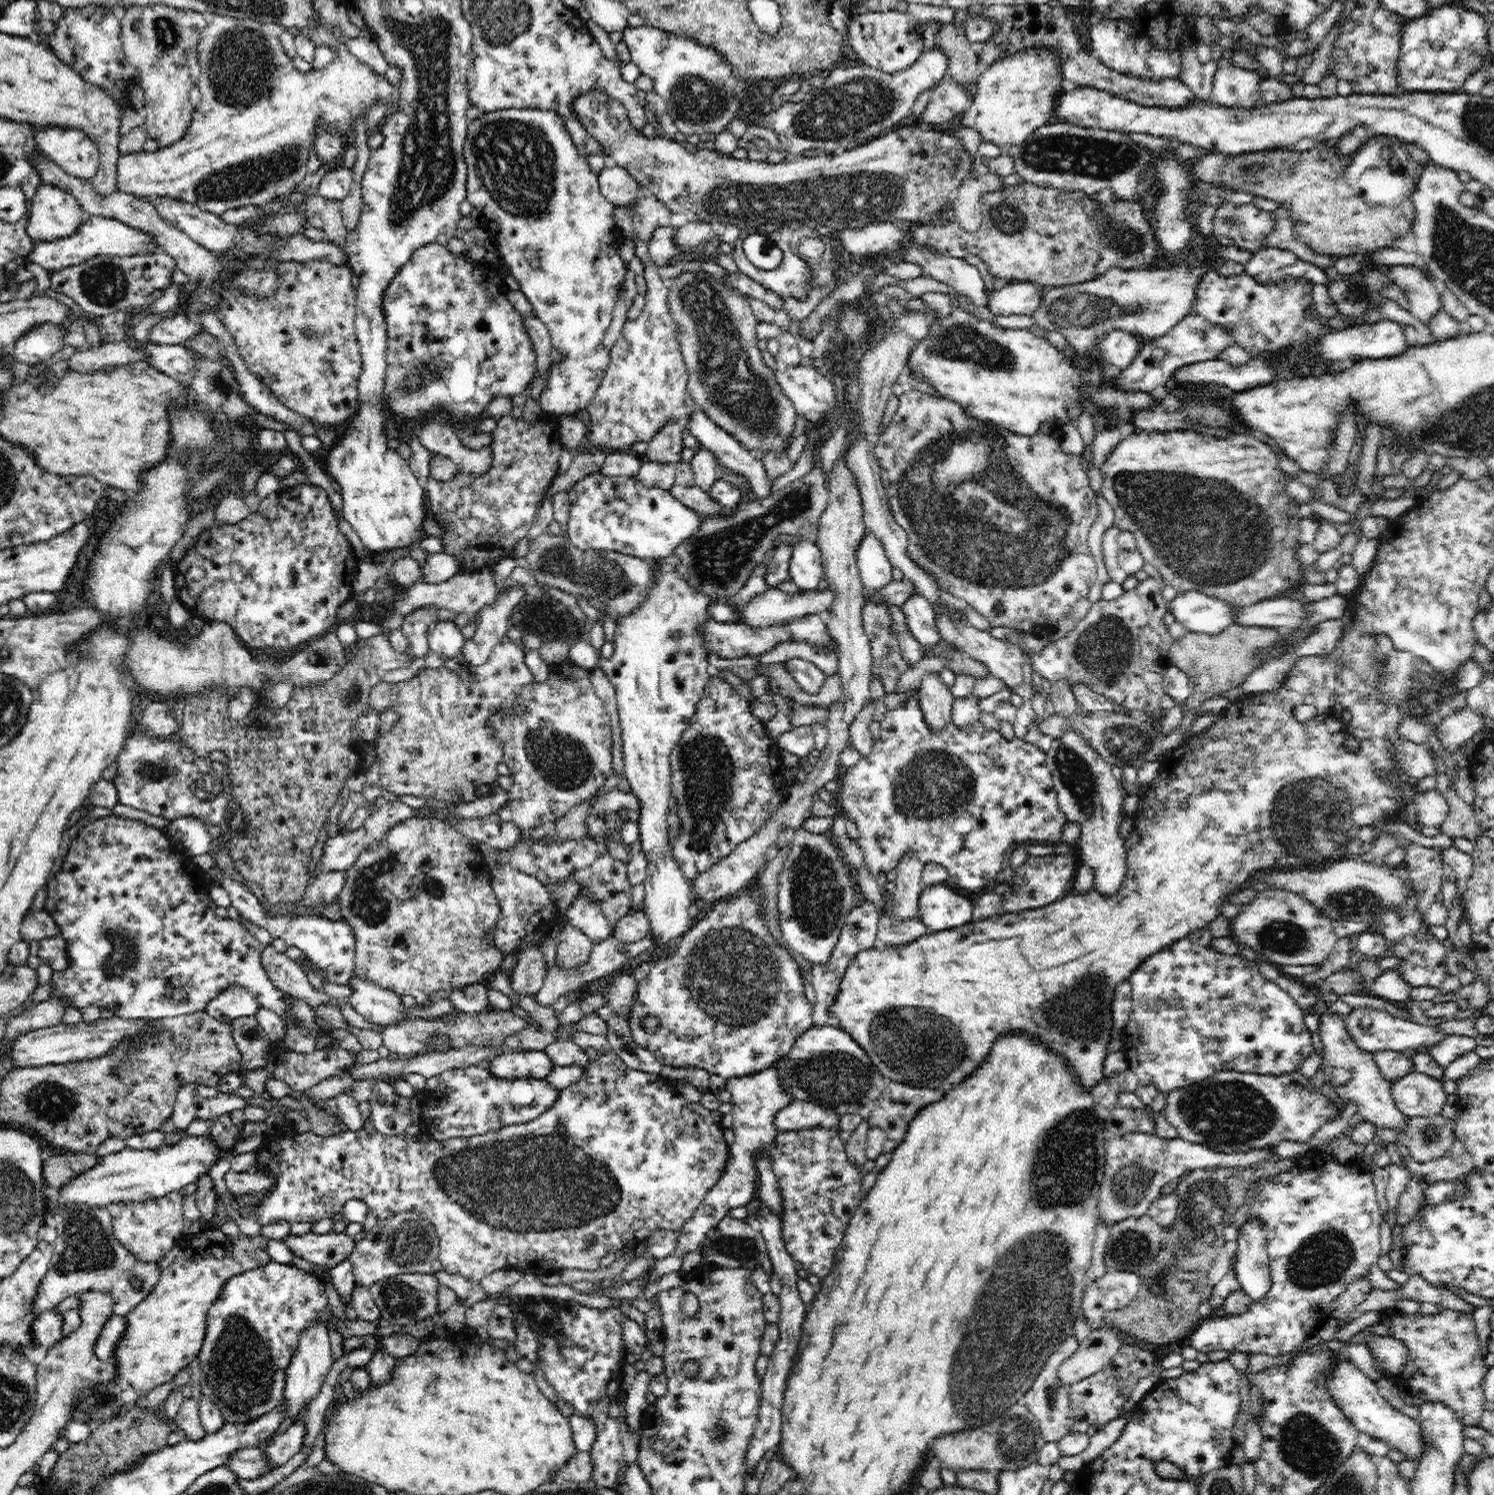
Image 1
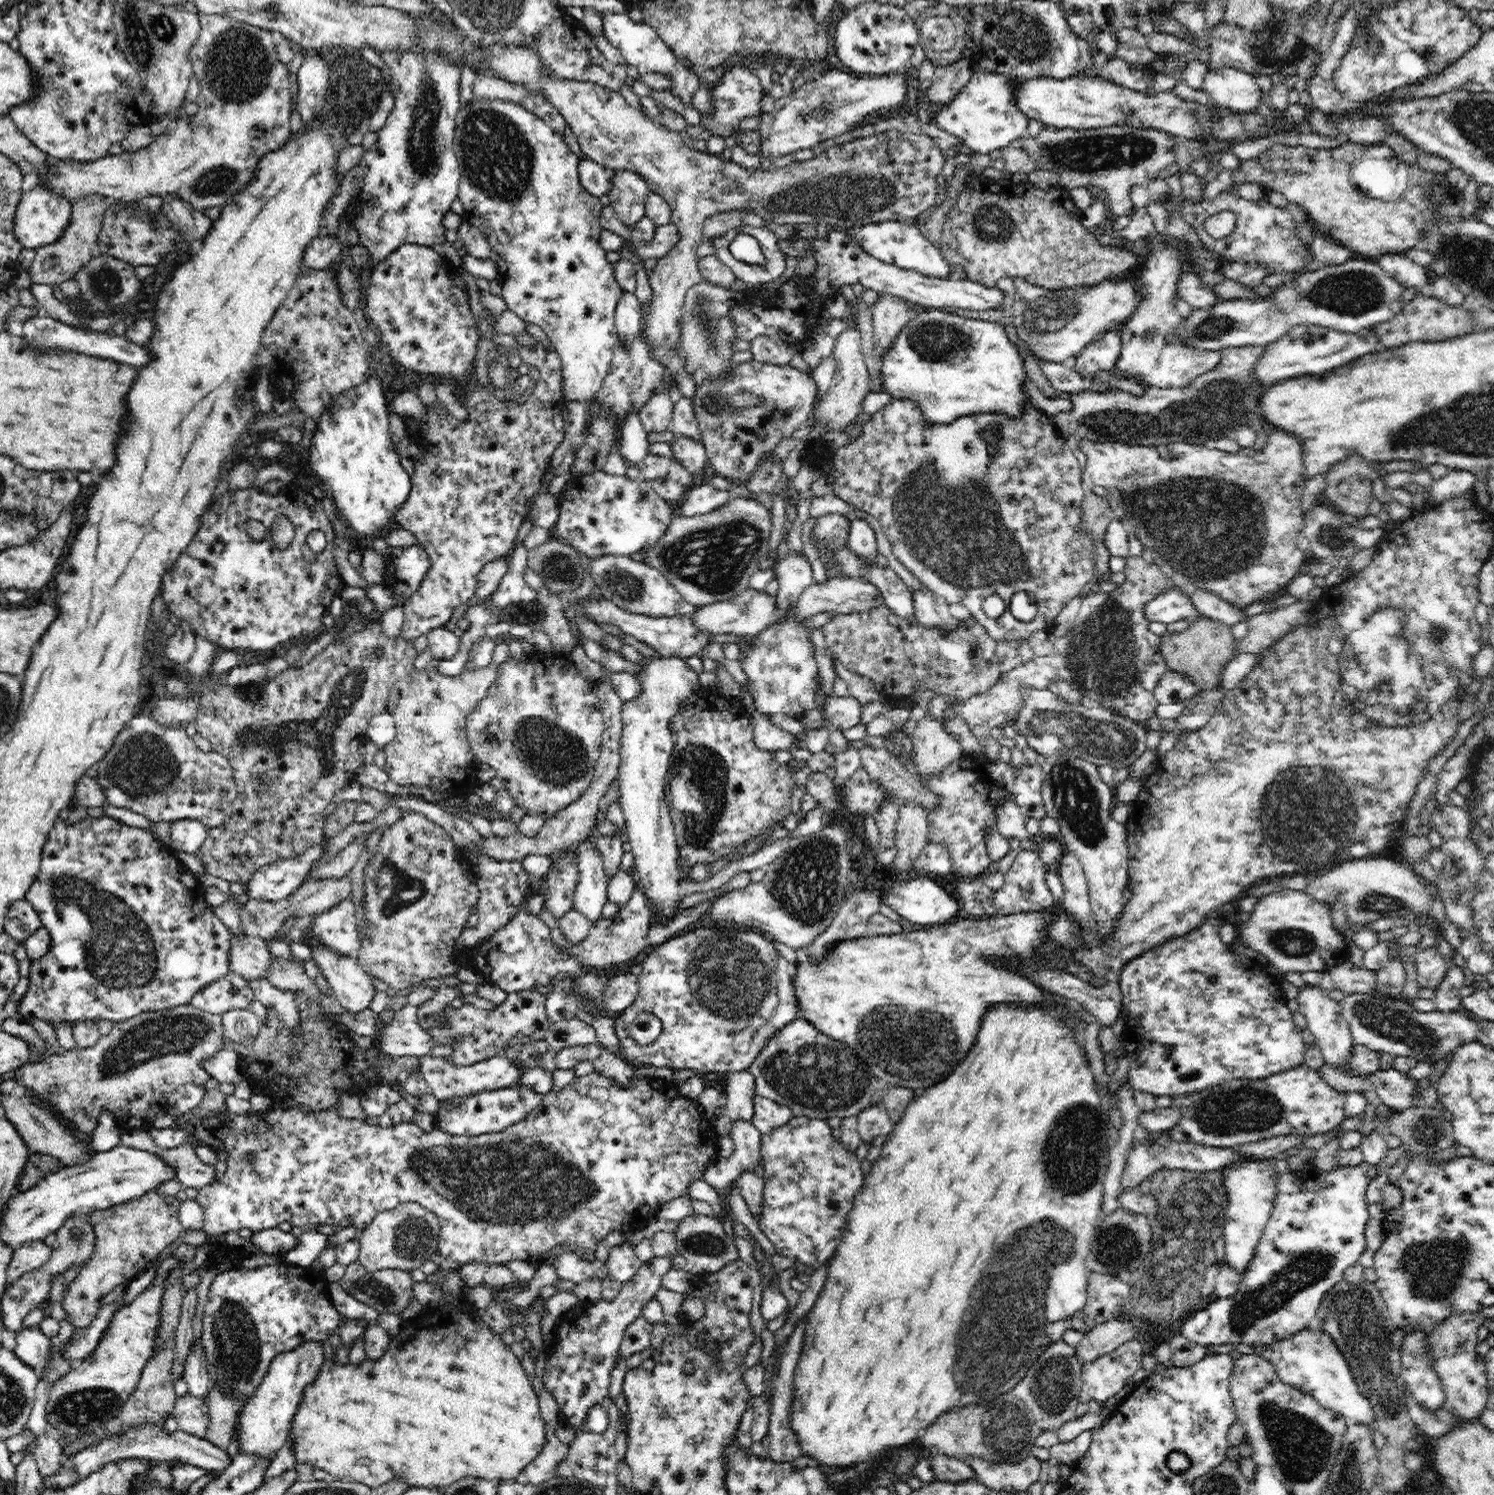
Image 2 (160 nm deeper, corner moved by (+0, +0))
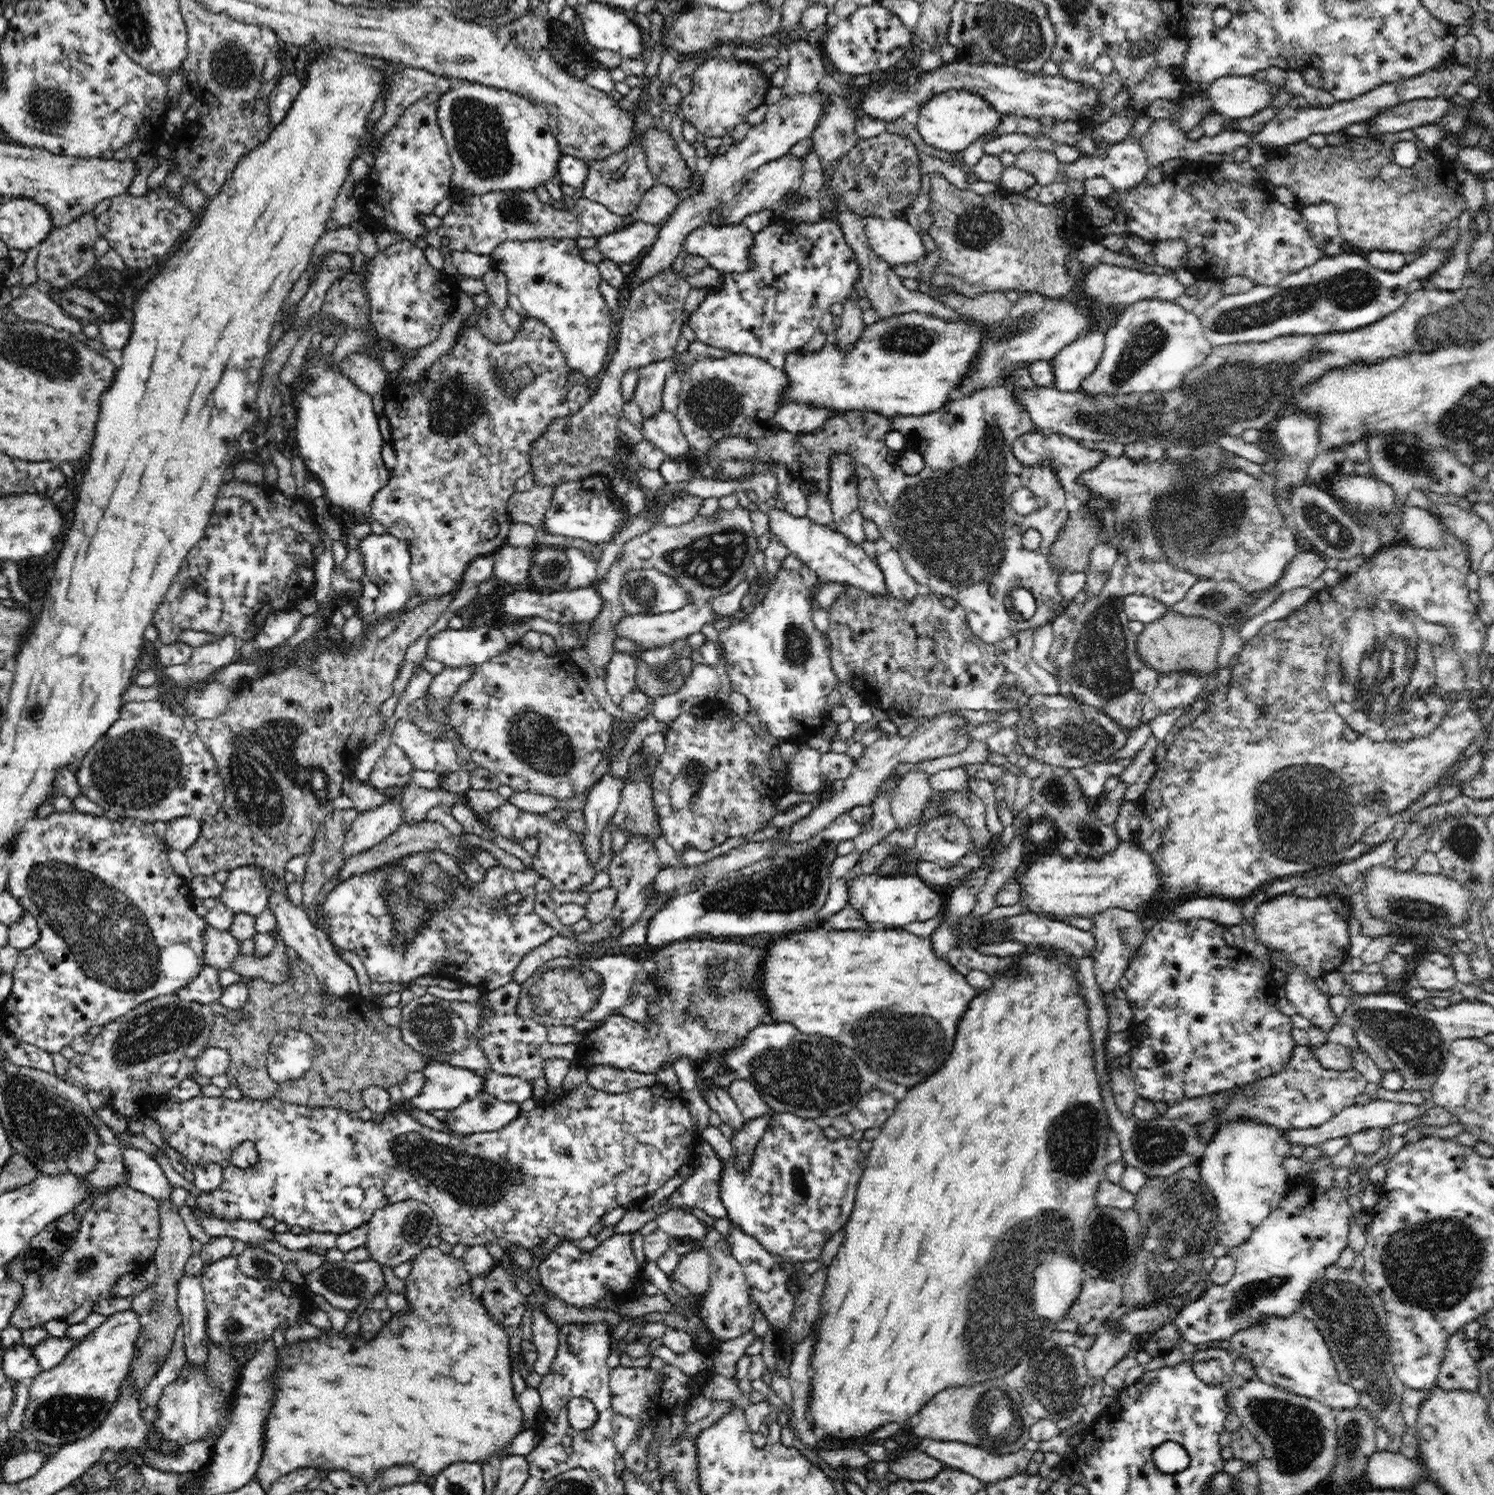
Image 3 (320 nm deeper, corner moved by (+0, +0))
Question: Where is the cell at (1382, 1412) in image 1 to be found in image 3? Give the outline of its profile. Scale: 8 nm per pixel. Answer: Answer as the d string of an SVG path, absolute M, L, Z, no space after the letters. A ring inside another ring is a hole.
M1302 1314L1290 1318L1268 1318L1260 1326L1242 1330L1230 1338L1234 1357L1247 1357L1255 1372L1268 1385L1299 1394L1329 1406L1333 1410L1352 1410L1359 1406L1359 1392L1339 1380L1335 1359L1316 1325Z

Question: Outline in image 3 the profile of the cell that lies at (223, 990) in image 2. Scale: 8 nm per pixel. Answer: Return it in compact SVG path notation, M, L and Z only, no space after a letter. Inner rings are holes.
M204 966L195 979L192 979L180 992L179 997L186 1002L209 1004L219 1002L224 986L219 983L219 970Z

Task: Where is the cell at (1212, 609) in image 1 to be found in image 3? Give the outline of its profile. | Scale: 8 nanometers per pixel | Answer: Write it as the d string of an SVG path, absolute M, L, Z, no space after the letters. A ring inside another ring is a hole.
M1126 595L1123 605L1130 621L1138 621L1144 625L1163 619L1168 610L1172 610L1164 601L1146 595Z

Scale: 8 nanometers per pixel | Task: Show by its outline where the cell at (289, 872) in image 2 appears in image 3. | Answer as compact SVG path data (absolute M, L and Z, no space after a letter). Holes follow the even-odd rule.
M252 865L251 867L238 867L230 870L228 879L223 883L220 898L216 900L235 914L249 914L258 916L270 904L269 890L265 884L263 869Z

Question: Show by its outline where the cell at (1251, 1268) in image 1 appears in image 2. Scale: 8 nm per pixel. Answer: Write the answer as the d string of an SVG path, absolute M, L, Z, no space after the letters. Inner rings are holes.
M1264 1159L1260 1163L1245 1163L1236 1167L1222 1168L1226 1187L1230 1195L1226 1222L1223 1226L1223 1239L1226 1243L1224 1263L1240 1274L1246 1274L1250 1262L1259 1250L1265 1224L1269 1221L1279 1180L1274 1170L1274 1159Z

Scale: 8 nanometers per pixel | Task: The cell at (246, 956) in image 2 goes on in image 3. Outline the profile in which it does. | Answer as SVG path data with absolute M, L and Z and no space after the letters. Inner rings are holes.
M210 926L206 930L204 941L206 941L206 966L214 967L219 971L228 969L238 956L238 944L241 940L234 938L228 931Z

